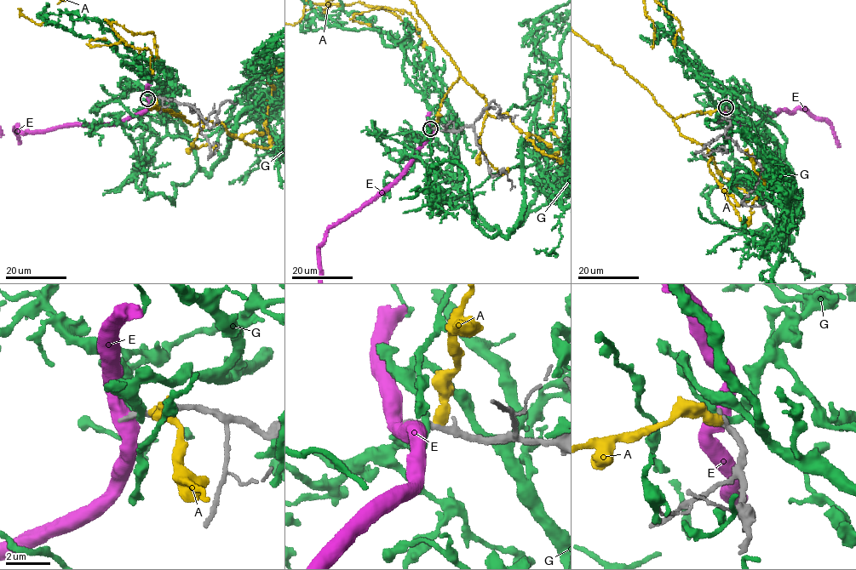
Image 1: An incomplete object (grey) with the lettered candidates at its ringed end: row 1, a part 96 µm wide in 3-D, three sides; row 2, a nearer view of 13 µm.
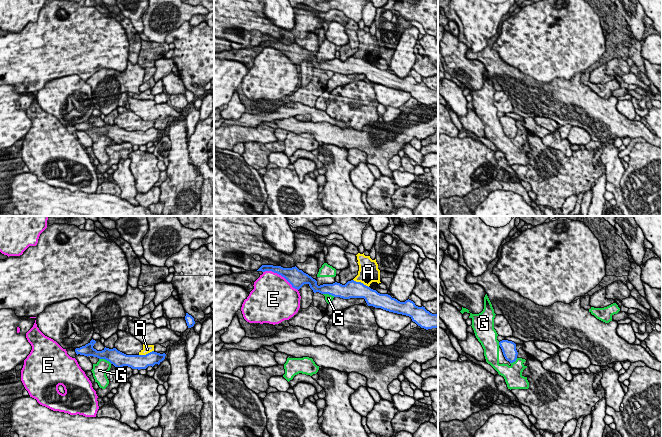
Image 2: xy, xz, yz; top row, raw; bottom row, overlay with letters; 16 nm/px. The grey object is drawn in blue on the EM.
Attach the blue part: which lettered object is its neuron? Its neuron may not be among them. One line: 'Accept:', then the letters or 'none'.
Accept: none

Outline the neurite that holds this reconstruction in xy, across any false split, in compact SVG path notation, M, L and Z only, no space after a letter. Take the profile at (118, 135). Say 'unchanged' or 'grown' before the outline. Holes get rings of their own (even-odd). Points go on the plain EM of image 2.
unchanged; M91 116L85 122L80 124L76 124L76 130L84 131L84 132L93 132L99 135L105 135L113 140L117 144L121 144L123 142L131 143L132 145L146 145L148 142L154 142L155 140L160 140L164 135L166 130L160 130L157 128L150 128L146 131L126 131L116 124L109 125L104 124L102 127L97 127L93 124L95 116Z

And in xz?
unchanged; M262 41L257 47L272 47L284 53L293 64L299 66L304 60L308 60L314 69L329 70L343 75L364 74L368 82L409 92L421 104L426 106L438 104L438 91L432 90L425 83L418 83L411 76L400 78L388 70L380 70L376 66L354 56L345 61L340 59L323 60L318 62L317 57L308 50L299 46L296 42L283 44L281 42Z

